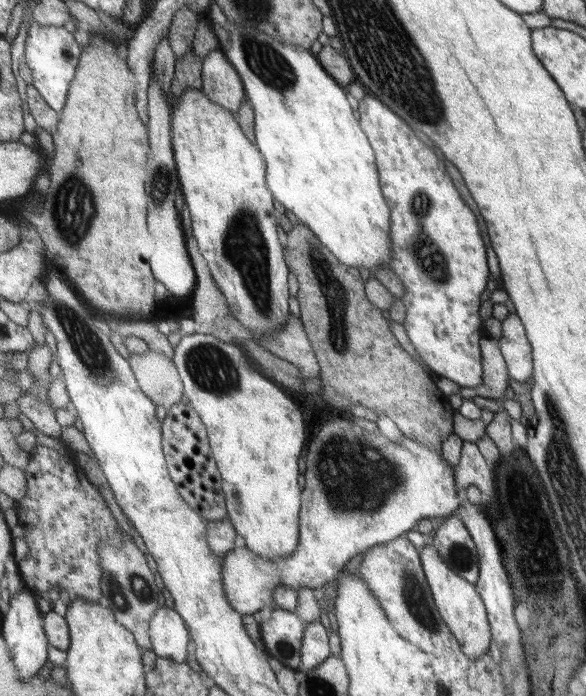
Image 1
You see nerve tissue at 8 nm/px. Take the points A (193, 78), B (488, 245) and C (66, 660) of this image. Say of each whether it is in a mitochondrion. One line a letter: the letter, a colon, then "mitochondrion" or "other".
A: other
B: other
C: other

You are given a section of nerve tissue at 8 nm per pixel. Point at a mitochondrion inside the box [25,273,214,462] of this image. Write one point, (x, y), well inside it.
(87, 346)

